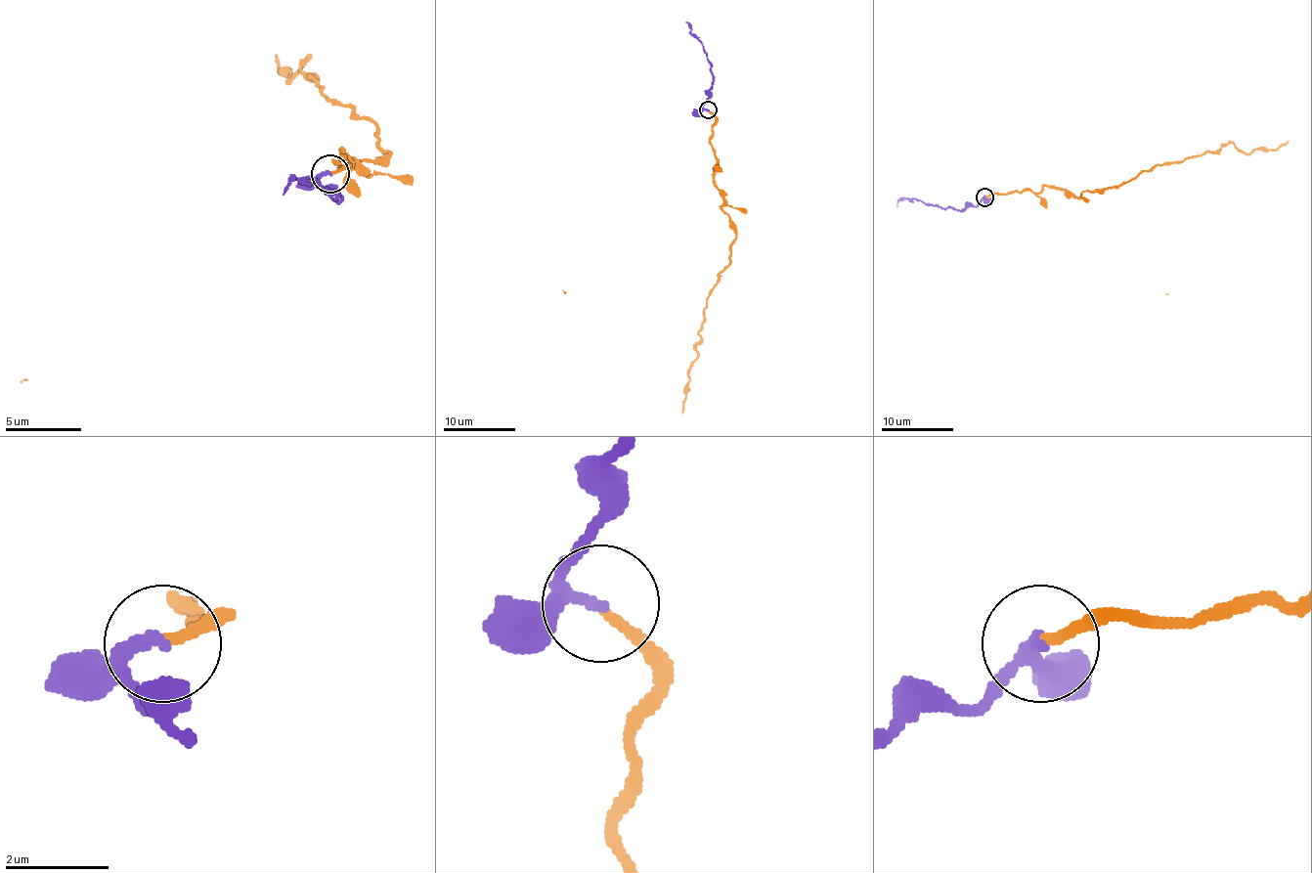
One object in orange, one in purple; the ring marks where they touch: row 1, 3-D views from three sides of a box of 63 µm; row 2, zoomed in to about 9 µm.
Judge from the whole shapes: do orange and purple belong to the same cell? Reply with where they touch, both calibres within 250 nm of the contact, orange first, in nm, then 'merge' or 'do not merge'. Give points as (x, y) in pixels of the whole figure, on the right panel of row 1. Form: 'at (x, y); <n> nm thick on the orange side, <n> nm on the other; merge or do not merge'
at (984, 196); 180 nm thick on the orange side, 190 nm on the other; merge

